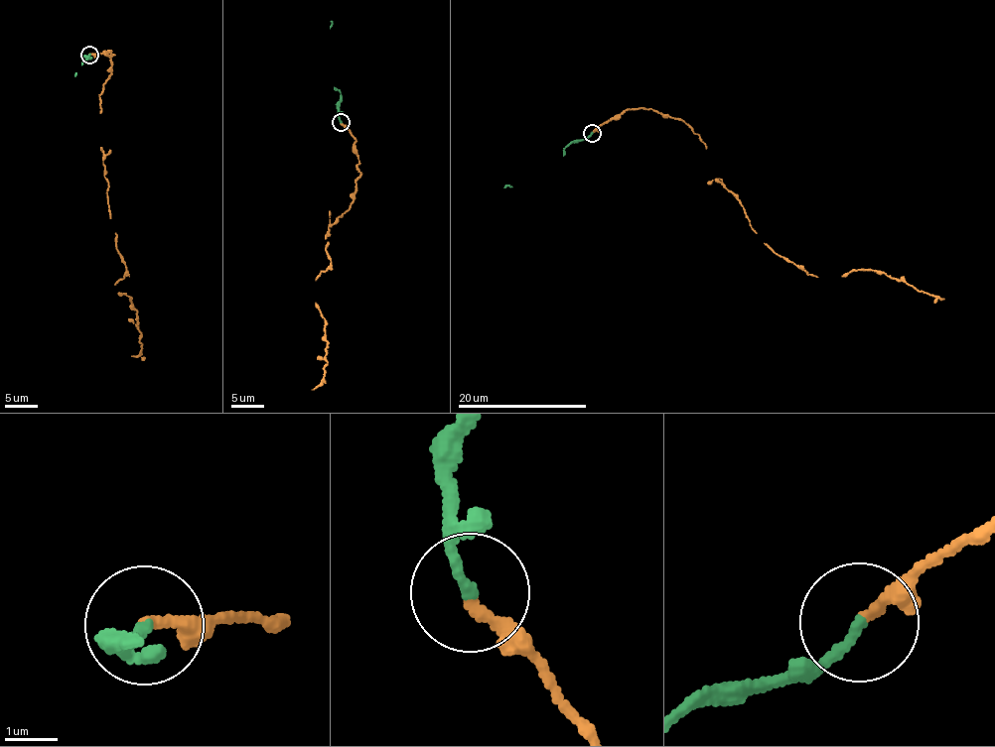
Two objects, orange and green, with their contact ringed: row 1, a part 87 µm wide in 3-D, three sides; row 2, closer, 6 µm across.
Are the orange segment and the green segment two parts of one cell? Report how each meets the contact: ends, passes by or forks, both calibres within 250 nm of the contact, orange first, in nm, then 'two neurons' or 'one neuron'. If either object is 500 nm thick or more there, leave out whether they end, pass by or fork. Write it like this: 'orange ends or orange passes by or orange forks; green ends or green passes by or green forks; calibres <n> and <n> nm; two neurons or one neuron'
orange ends; green ends; calibres 200 and 190 nm; one neuron

